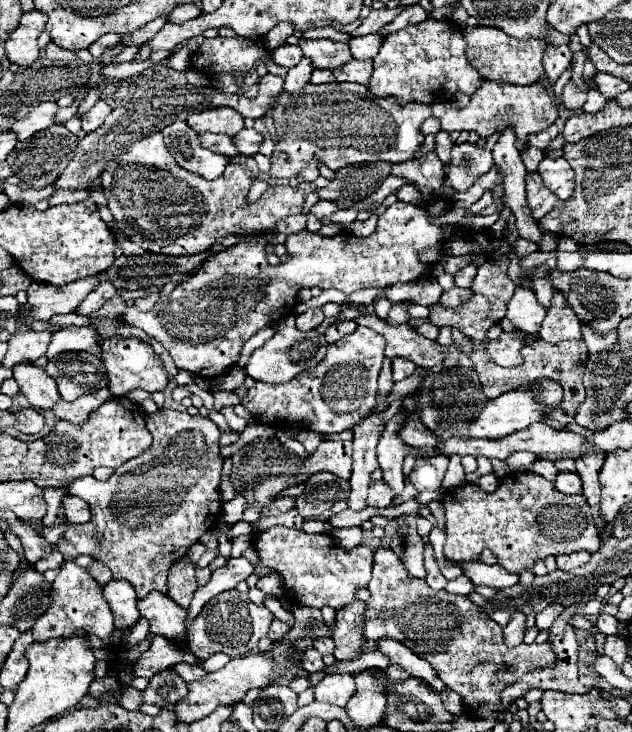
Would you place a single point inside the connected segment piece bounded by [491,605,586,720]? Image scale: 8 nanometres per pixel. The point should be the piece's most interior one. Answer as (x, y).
(564, 675)

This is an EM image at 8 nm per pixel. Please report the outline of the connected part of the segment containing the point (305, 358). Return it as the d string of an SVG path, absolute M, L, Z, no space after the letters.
M288 315L278 323L278 331L272 339L268 339L260 349L256 349L246 365L246 373L254 379L254 381L264 381L264 383L286 383L290 379L294 379L298 373L318 365L324 359L326 353L326 339L324 335L320 335L316 329L314 331L298 331L294 325L294 317Z

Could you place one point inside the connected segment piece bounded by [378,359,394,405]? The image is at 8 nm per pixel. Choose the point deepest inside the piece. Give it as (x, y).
(385, 383)

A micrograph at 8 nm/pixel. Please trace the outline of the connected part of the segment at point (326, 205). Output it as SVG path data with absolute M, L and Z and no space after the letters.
M318 201L318 203L312 207L312 213L314 213L316 217L320 217L320 219L330 217L330 215L336 213L336 211L338 211L338 205L332 205L330 201Z

